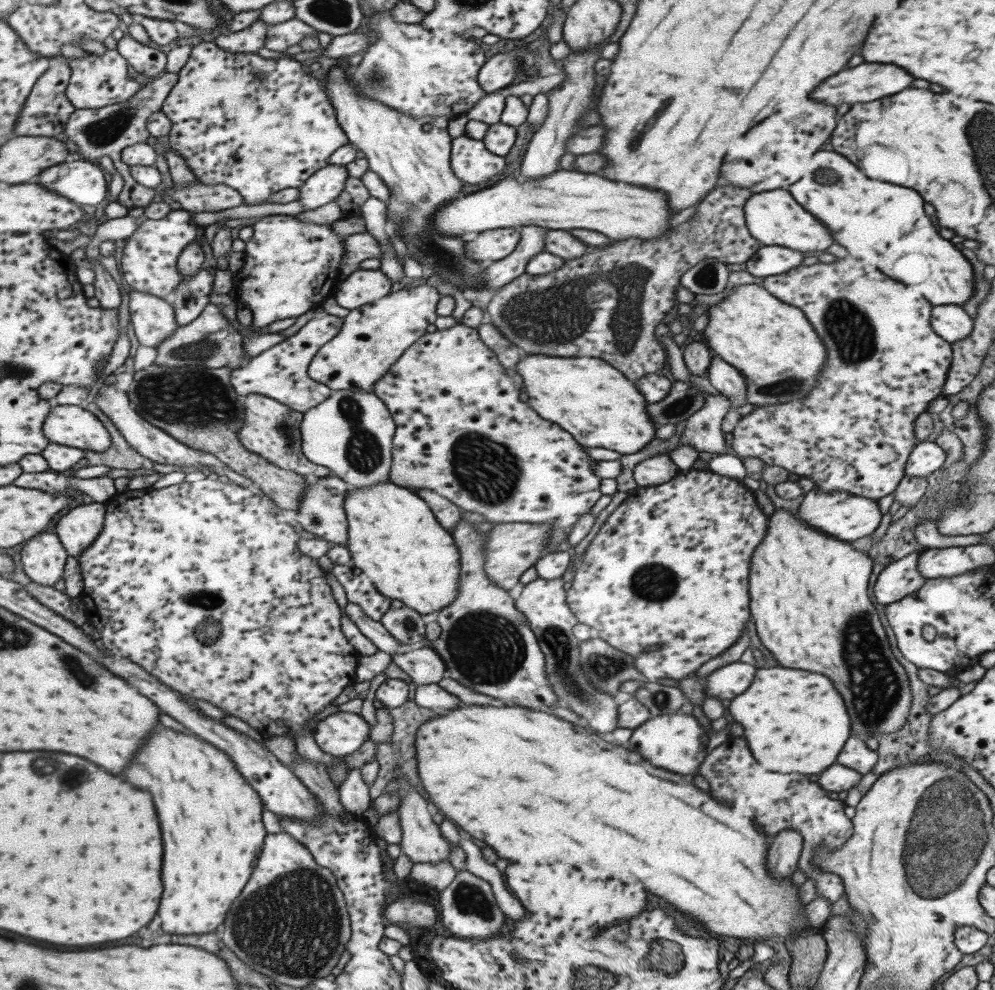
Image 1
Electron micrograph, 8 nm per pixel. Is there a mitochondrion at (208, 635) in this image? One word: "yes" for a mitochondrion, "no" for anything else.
yes

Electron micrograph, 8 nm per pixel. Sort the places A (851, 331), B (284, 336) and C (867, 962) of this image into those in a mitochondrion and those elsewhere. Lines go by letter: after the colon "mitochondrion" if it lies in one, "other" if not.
A: mitochondrion
B: other
C: other

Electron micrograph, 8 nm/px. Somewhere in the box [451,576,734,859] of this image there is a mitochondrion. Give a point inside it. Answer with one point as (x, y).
(570, 681)

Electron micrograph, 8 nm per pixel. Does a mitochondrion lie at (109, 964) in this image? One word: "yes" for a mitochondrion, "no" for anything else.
no

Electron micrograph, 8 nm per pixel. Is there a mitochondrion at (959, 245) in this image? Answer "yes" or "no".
no

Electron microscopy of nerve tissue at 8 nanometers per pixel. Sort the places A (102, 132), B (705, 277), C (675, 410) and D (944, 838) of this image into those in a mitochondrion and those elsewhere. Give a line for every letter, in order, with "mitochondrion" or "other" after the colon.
A: mitochondrion
B: mitochondrion
C: mitochondrion
D: mitochondrion

